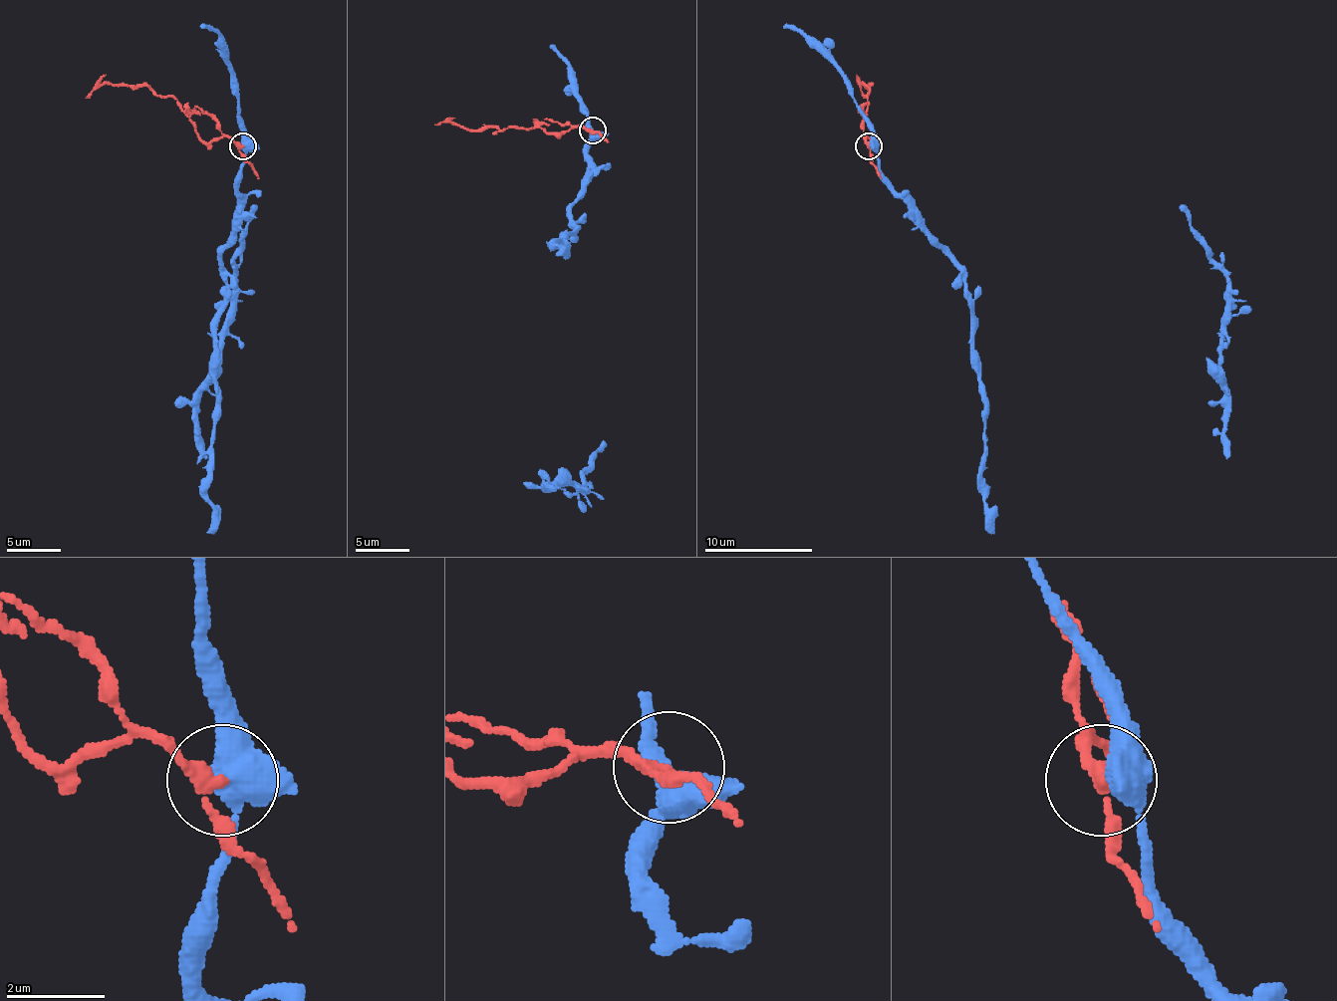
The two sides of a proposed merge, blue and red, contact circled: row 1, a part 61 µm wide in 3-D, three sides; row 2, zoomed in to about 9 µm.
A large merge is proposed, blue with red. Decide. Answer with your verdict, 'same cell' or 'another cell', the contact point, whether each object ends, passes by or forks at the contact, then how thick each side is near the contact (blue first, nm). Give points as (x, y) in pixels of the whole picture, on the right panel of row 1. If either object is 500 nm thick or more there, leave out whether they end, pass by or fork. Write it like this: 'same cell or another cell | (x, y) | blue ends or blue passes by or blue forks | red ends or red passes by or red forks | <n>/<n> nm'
another cell | (869, 145) | blue forks | red passes by | 440/200 nm

